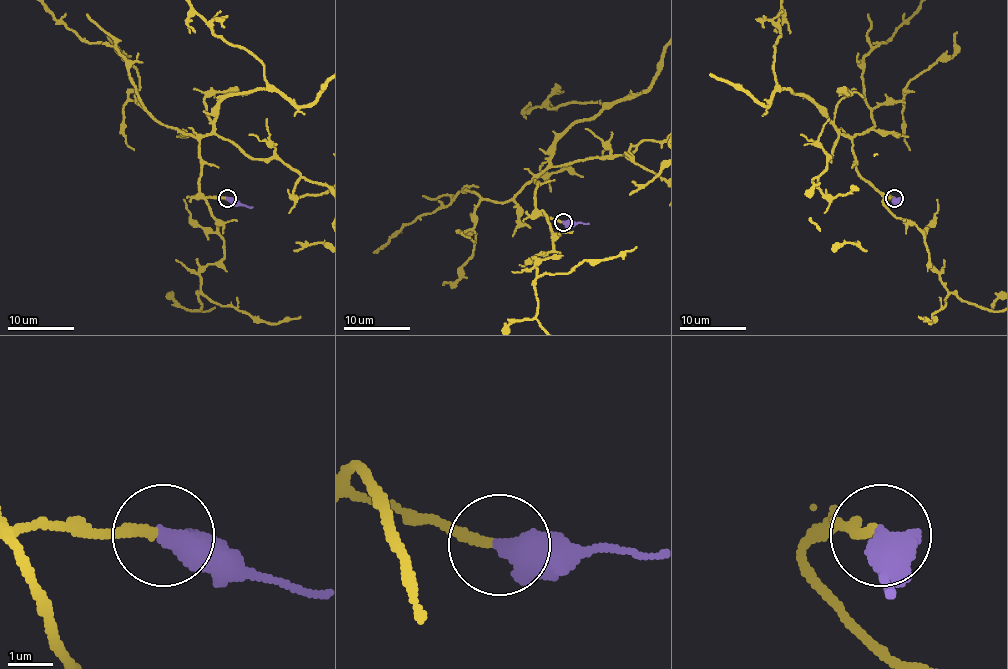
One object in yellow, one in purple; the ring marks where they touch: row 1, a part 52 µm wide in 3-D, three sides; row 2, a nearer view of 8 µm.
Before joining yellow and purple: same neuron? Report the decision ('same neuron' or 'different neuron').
same neuron

